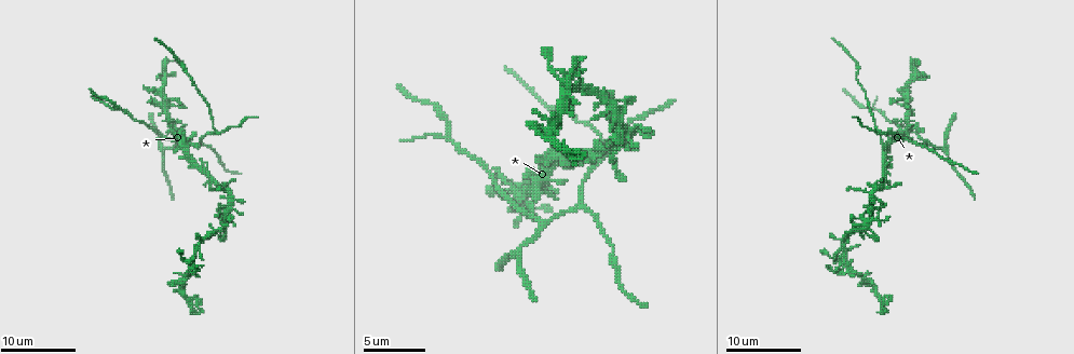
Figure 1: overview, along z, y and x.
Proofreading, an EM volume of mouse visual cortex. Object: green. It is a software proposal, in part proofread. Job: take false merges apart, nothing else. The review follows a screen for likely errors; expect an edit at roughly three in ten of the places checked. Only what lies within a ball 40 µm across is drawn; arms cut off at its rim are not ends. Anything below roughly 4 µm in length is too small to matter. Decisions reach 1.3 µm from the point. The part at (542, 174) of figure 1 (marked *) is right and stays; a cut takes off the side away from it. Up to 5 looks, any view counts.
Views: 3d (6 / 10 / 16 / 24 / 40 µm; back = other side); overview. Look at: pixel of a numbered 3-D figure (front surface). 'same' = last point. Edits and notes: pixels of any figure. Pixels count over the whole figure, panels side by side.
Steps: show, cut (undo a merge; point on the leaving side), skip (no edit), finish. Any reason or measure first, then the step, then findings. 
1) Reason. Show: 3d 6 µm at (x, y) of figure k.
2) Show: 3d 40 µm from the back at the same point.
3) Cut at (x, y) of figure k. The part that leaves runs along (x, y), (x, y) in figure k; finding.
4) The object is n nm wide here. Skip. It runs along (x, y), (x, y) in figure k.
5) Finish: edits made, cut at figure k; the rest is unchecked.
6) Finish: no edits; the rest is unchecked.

Branch point. Show: 3d 16 µm at (913, 144) of figure 1.

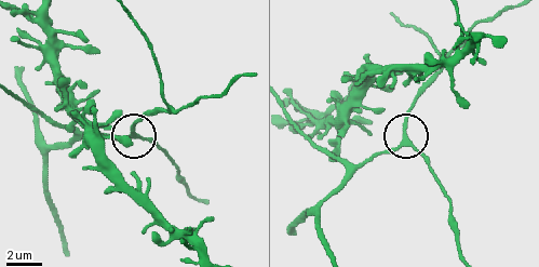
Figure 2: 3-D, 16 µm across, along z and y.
Show: 3d 16 µm from the back at (404, 138) of figure 2.

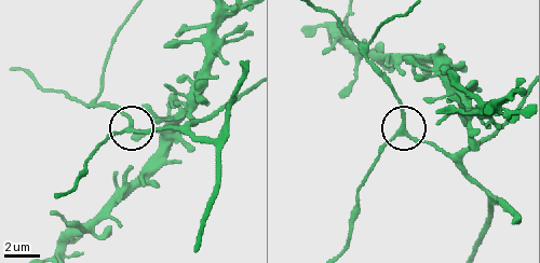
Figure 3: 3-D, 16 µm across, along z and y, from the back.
The side arm is 12 µm long. Skip. All the same neuron.

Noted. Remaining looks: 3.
Two arms in line, one across. Show: 3d 16 µm at (164, 139) of figure 1.

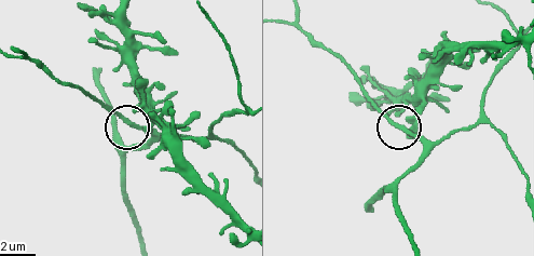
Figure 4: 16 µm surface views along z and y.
The side arm is 17 µm long. Skip. One neuron here.

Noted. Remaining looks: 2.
Branch point. Show: 3d 16 µm at (880, 134) of figure 1.

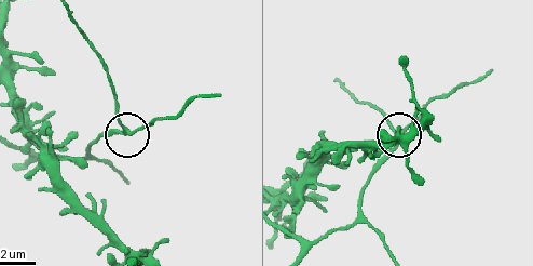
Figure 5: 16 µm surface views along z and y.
Skip. Continuous, no second neuron.

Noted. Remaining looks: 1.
Finish: no edits; the rest is unchecked.

